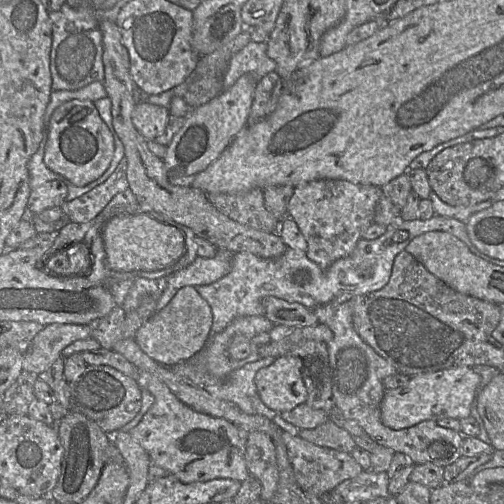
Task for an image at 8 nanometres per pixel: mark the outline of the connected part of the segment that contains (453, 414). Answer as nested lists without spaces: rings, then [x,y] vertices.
[[[467,366],[412,376],[405,386],[385,391],[381,402],[381,421],[393,430],[400,430],[426,420],[468,418],[480,390],[480,383],[480,374]]]

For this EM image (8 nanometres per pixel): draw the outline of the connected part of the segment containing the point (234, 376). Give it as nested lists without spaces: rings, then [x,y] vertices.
[[[273,357],[261,358],[230,372],[225,378],[216,378],[188,360],[170,366],[177,375],[186,377],[212,396],[234,403],[246,414],[257,414],[251,397],[259,395],[255,384],[256,373],[275,361]]]

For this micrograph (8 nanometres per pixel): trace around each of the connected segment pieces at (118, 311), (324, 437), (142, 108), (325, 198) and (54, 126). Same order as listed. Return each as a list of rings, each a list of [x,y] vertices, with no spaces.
[[[116,306],[106,316],[91,321],[90,327],[91,337],[96,339],[101,347],[112,350],[114,344],[123,337],[123,322],[125,319],[125,311],[121,306]]]
[[[330,420],[316,428],[300,430],[299,436],[317,446],[349,454],[357,447],[353,436]]]
[[[142,101],[135,104],[131,119],[135,128],[147,141],[154,141],[164,132],[169,115],[167,108]]]
[[[321,179],[296,186],[288,203],[287,216],[297,223],[307,242],[306,256],[320,268],[326,269],[336,260],[350,255],[362,233],[374,223],[375,209],[382,194],[381,187],[347,180]]]
[[[73,99],[54,110],[44,153],[44,163],[50,170],[64,176],[75,186],[82,187],[98,179],[106,171],[113,153],[113,136],[94,102]]]

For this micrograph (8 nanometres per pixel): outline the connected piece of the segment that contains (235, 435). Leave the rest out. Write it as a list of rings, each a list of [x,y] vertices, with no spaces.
[[[138,369],[138,385],[147,389],[155,398],[153,405],[139,424],[129,431],[150,458],[150,465],[156,465],[174,475],[183,483],[204,482],[213,479],[234,479],[243,482],[249,475],[245,461],[247,430],[240,429],[224,418],[198,412],[179,400],[158,377]]]

